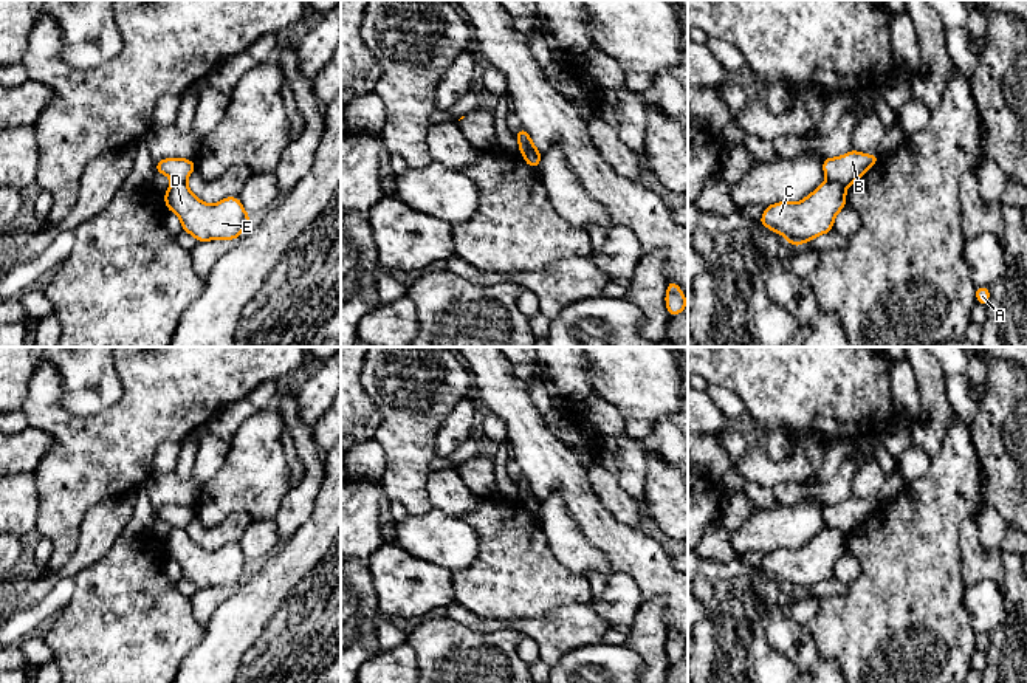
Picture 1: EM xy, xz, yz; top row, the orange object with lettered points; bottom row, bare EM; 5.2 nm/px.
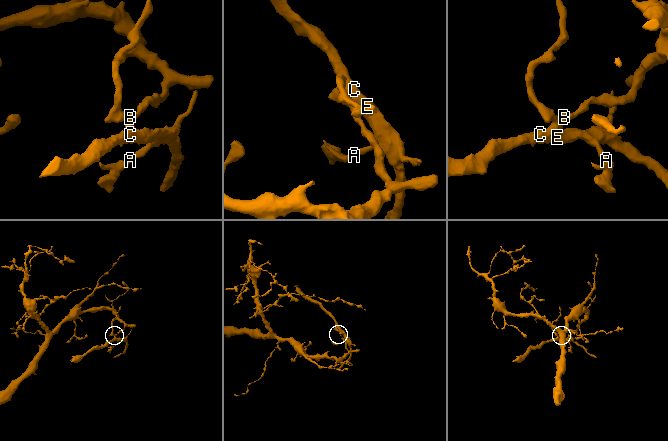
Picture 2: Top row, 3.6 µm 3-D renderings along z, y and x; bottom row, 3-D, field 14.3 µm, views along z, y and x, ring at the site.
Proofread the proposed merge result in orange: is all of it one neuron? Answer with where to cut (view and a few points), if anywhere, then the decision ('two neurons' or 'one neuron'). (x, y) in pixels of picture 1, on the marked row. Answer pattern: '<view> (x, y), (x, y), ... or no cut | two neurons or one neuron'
yz (829, 180), (844, 188) | two neurons

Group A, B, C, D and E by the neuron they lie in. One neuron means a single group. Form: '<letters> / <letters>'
A C D E / B

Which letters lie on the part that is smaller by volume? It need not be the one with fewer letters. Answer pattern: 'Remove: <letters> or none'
Remove: A, C, D, E

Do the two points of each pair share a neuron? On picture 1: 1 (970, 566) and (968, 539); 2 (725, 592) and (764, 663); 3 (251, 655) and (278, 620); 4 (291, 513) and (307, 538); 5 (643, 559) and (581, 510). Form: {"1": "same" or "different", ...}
{"1": "same", "2": "same", "3": "same", "4": "different", "5": "same"}

